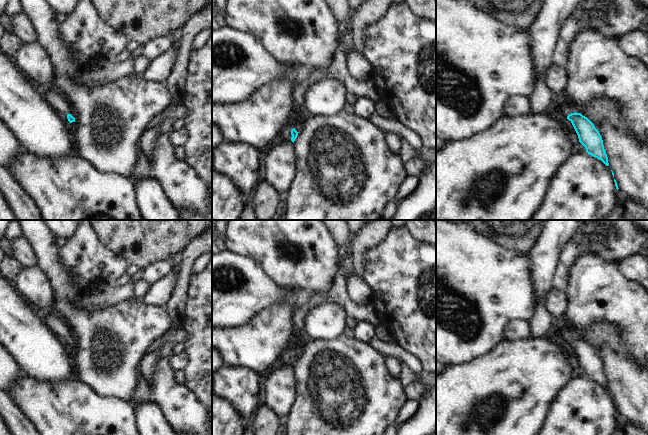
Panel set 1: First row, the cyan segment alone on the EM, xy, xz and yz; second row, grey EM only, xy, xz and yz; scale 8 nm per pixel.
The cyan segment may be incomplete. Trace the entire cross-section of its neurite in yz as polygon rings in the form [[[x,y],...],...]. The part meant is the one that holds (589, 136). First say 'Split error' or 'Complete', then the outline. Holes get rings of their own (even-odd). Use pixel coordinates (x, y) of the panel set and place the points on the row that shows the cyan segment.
Split error. [[[564,98],[561,101],[561,109],[572,123],[578,135],[579,142],[585,147],[586,152],[601,160],[606,166],[609,166],[602,137],[594,124],[581,113],[576,113],[574,106]]]

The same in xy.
Split error. [[[57,88],[49,89],[45,99],[52,108],[64,114],[70,123],[75,122],[75,118],[71,115],[71,106],[68,100]]]

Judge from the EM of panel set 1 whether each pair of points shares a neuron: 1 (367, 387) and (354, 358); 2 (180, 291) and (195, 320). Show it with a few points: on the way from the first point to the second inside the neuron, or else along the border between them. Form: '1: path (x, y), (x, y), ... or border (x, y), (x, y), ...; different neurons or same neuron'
1: path (360, 380), (354, 374), (354, 365); same neuron
2: border (189, 281), (188, 303), (179, 326); different neurons

